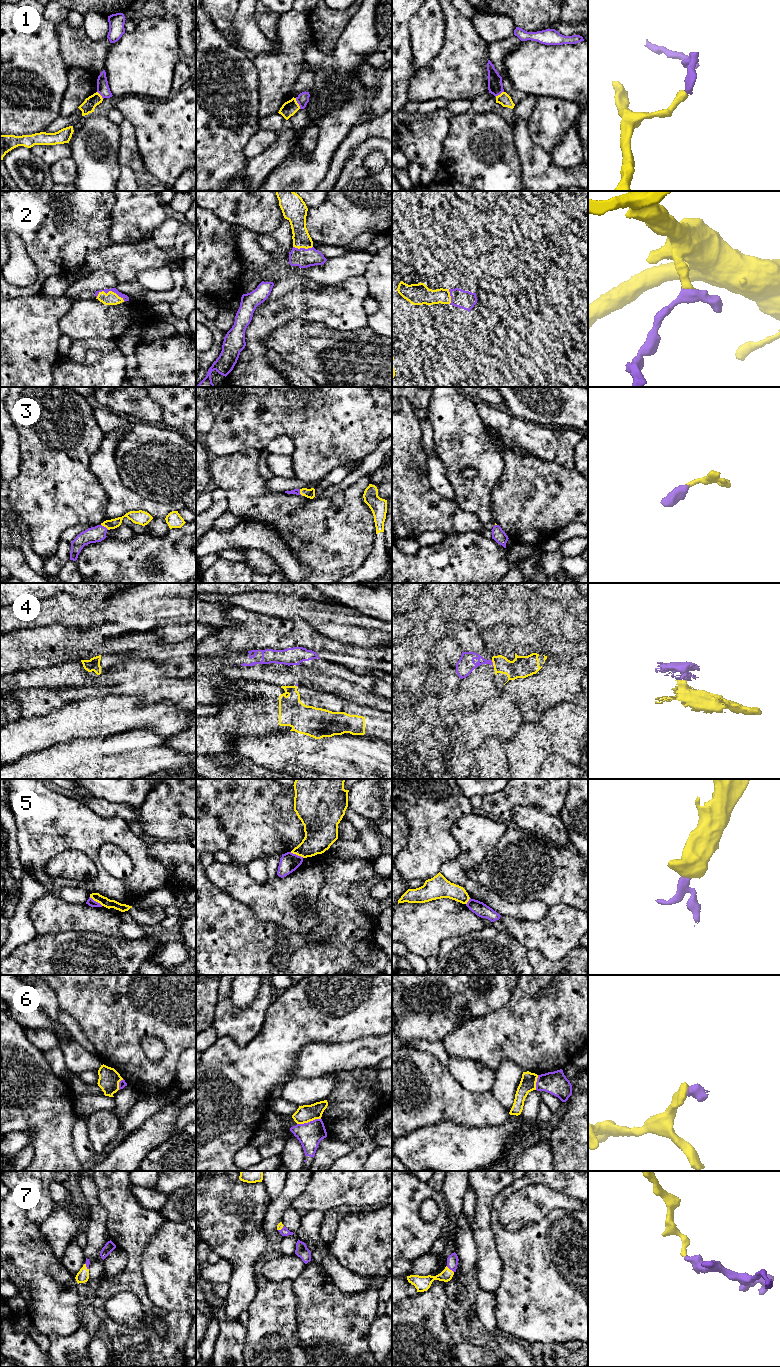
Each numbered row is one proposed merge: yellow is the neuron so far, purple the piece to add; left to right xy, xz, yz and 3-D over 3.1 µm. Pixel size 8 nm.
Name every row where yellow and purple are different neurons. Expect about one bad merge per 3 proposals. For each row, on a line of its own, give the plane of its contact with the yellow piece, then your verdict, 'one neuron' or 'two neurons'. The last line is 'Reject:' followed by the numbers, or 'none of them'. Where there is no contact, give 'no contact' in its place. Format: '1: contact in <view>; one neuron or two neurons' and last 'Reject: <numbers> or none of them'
1: contact in xz; one neuron
2: contact in xy; one neuron
3: contact in xy; one neuron
4: contact in yz; two neurons
5: contact in xy; two neurons
6: contact in xz; two neurons
7: contact in yz; one neuron
Reject: 4, 5, 6

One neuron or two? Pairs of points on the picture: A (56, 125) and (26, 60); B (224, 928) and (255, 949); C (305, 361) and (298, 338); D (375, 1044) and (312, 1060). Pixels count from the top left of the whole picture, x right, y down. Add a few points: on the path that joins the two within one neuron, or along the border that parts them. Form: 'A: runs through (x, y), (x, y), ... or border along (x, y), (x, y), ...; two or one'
A: border along (59, 115), (42, 131); two
B: runs through (232, 936), (247, 949); one
C: runs through (305, 355), (305, 349), (300, 344); one
D: runs through (359, 1054), (328, 1058); one

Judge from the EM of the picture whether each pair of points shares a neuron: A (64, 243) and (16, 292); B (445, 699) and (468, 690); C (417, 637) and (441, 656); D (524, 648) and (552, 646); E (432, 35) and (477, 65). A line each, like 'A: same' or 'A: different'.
A: same
B: same
C: different
D: same
E: different

